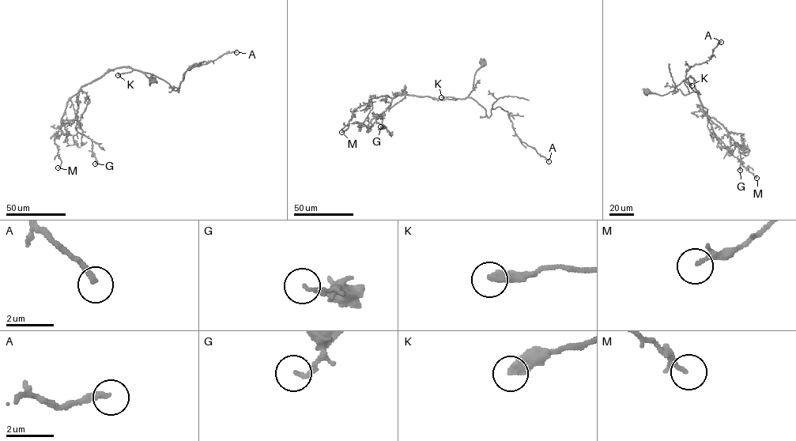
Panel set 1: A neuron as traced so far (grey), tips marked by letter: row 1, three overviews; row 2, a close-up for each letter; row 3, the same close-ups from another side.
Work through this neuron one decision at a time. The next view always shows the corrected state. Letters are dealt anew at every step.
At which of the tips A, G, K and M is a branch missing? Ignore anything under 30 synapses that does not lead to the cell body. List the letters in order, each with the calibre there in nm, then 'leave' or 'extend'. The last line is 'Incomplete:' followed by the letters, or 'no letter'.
A: 240 nm | extend
G: 160 nm | leave
K: 440 nm | leave
M: 170 nm | leave
Incomplete: A

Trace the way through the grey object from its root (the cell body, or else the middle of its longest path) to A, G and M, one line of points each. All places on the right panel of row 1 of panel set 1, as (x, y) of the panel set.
A: (647, 92), (666, 94), (683, 80), (698, 92), (689, 92), (684, 84), (686, 70), (709, 60), (721, 42)
G: (647, 92), (663, 95), (672, 92), (689, 77), (692, 77), (703, 111), (723, 126), (738, 146), (740, 170)
M: (647, 92), (663, 95), (672, 92), (689, 77), (692, 77), (714, 133), (756, 178)

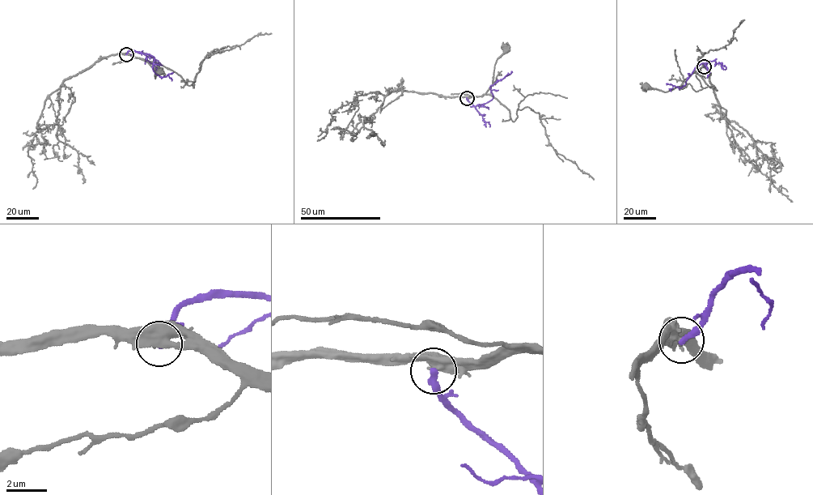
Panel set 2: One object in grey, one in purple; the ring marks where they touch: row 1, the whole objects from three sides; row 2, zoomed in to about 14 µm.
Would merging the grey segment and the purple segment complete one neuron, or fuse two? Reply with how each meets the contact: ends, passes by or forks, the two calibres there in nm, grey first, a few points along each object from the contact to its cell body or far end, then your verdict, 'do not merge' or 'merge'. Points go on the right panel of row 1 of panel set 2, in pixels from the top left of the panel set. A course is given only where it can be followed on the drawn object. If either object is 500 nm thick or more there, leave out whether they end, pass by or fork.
600 nm thick on the grey side, 360 nm on the other; grey runs (704, 66), (672, 89), (664, 91), (646, 87); purple runs (704, 66), (709, 61), (695, 68), (685, 84), (680, 87), (673, 86), (670, 89), (671, 91); do not merge

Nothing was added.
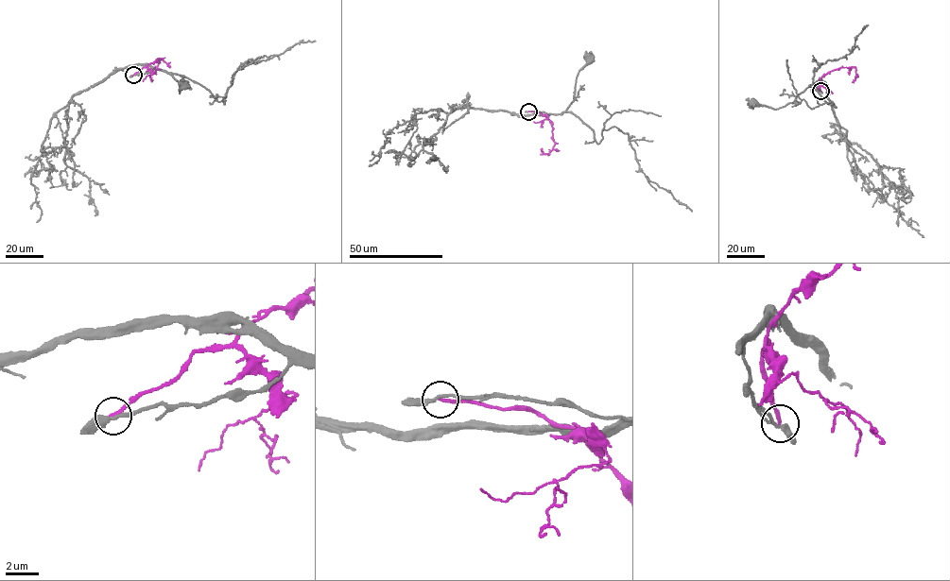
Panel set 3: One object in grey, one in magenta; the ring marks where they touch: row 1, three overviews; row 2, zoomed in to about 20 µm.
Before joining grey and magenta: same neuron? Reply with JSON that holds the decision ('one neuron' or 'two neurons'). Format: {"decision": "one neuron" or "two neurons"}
{"decision": "two neurons"}

